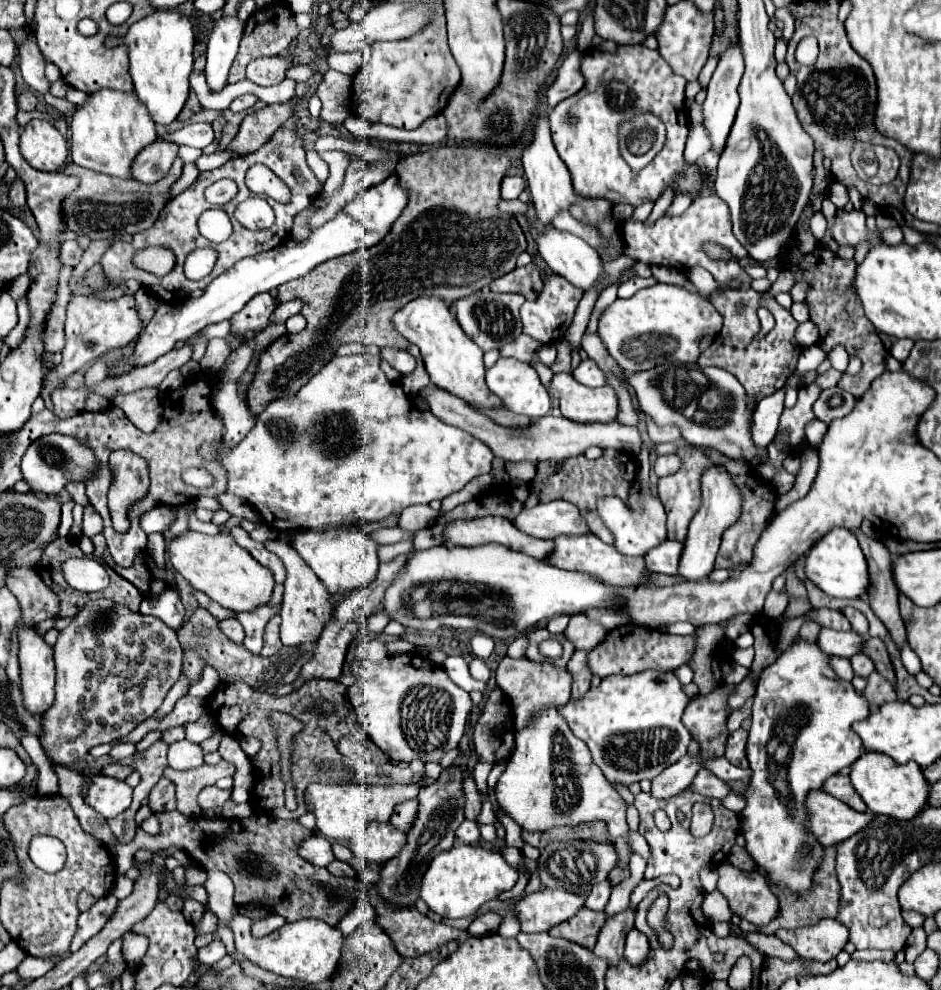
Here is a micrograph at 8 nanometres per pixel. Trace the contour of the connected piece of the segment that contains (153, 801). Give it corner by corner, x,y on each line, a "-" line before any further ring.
160,778
160,782
150,792
150,808
154,812
170,812
176,810
176,784
168,778

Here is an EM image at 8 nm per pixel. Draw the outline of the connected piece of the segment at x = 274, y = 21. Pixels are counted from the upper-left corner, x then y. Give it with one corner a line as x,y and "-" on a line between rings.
276,2
274,6
268,6
264,10
256,10
248,22
246,22
246,30
244,30
244,38
240,40
240,50
238,50
238,56
230,68
230,76
228,76
228,82
238,82
238,80
244,80
244,70
248,66
248,62
252,62
254,58
260,58
260,56
276,56
280,54
282,50
288,48
288,44
298,36
298,28
296,28
296,22
294,22
294,16
292,12
284,6
284,2

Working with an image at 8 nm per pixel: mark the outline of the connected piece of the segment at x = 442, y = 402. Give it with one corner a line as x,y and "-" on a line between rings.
428,384
424,388
418,390
418,394
428,402
430,412
436,414
440,420
452,424
452,426
460,426
464,430
468,430
472,436
480,438
484,444
488,444
494,452
496,458
502,458
504,462
518,462
518,460
532,460
532,462
542,462
542,460
566,460
572,456
580,456
584,454
590,446
600,446
600,448
614,448
614,450
624,450
624,452
632,452
632,454
640,454
640,432
636,426
624,426
618,420
612,422
572,422
564,416
544,416
540,420
536,420
534,424
530,424
528,428
520,430
520,428
504,428
498,426
496,422
492,422
488,416
480,414
478,410
474,410
470,404
466,404
462,398
434,386

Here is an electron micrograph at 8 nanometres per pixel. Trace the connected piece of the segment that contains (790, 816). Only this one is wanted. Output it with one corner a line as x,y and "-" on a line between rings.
798,640
760,674
748,736
748,762
754,774
750,780
750,790
746,792
746,808
740,812
740,828
746,838
746,850
758,868
770,874
780,886
788,886
792,892
802,892
812,886
810,878
822,858
822,846
804,830
804,798
810,790
822,788
826,778
860,758
862,742
852,730
852,724
868,718
868,714
870,706
864,694
856,692
850,682
840,680
834,674
828,664
828,656
818,648
818,644

